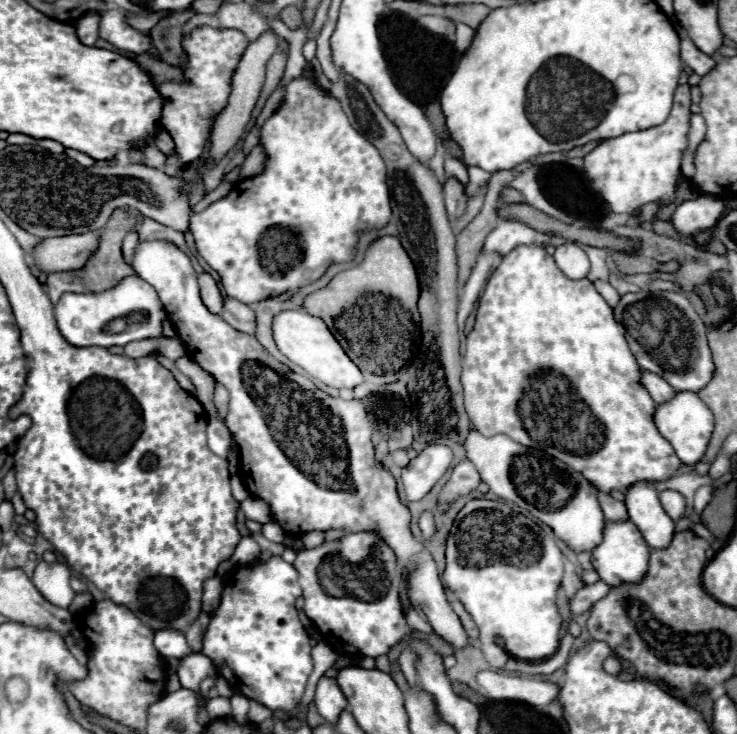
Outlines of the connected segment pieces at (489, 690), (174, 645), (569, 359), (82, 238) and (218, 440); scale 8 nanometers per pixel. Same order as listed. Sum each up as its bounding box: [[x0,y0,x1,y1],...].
[[478,670,560,706],[154,628,192,658],[462,246,680,492],[34,234,100,278],[208,420,230,458]]

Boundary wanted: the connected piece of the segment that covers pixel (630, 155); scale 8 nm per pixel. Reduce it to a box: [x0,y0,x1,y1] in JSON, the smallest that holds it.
[584,86,690,212]

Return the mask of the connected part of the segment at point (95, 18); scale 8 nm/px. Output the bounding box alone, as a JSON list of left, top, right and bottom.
[76,12,100,46]

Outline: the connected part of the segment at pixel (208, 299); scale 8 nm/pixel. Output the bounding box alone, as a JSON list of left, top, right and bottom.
[198,274,222,314]

